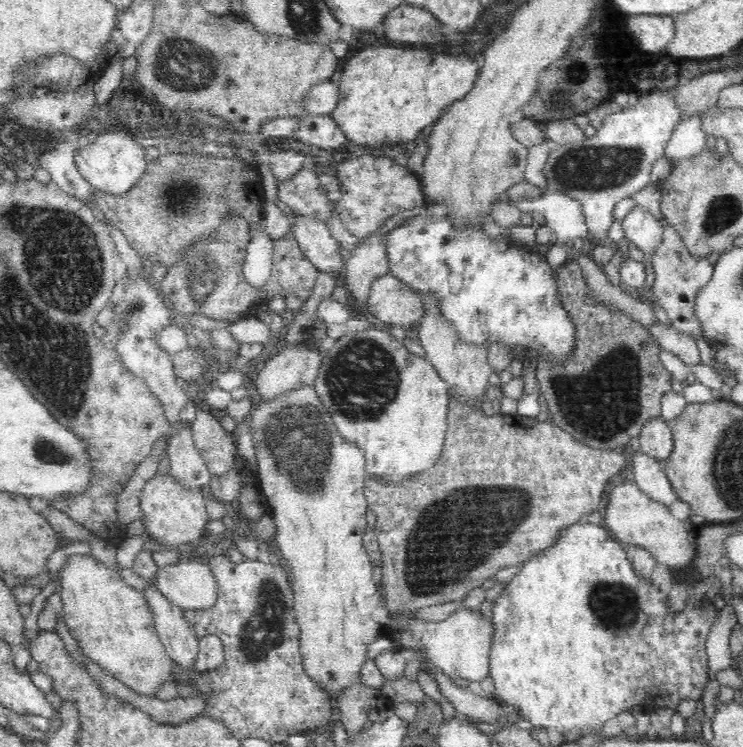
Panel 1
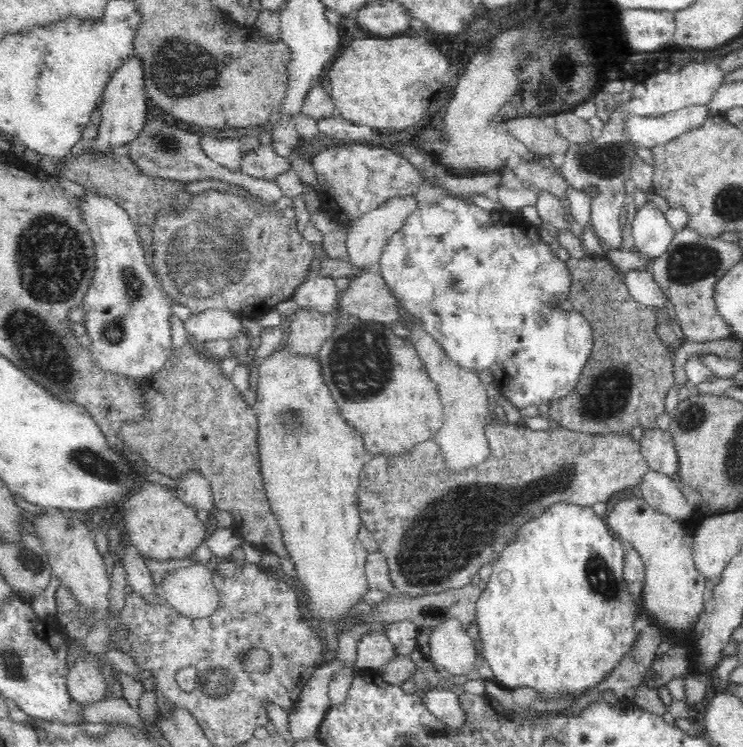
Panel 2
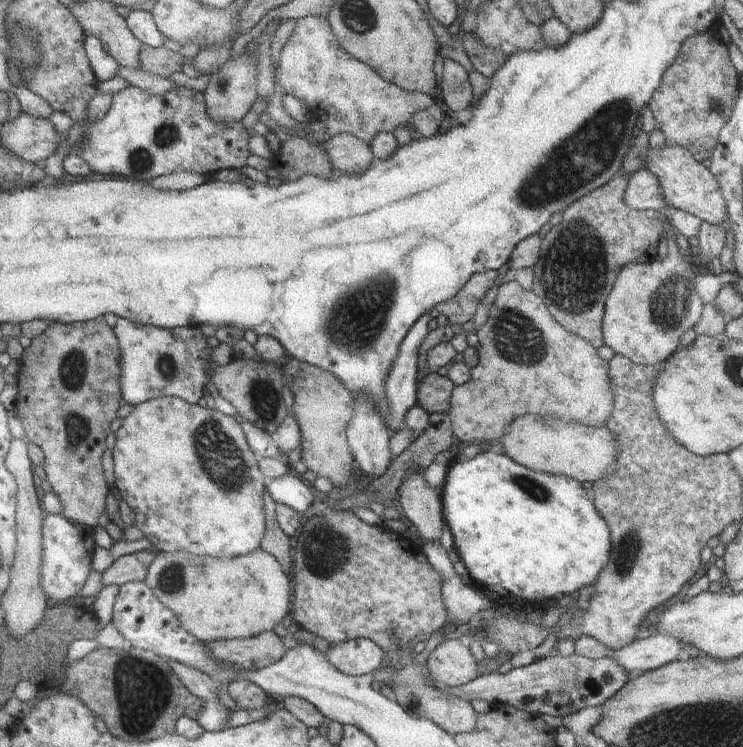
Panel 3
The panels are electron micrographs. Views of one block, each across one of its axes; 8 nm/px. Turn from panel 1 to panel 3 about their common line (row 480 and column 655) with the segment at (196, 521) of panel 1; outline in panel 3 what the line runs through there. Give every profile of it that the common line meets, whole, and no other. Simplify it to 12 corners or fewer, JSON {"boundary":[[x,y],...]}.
{"boundary":[[648,146],[665,206],[726,227],[719,185],[688,149]]}

